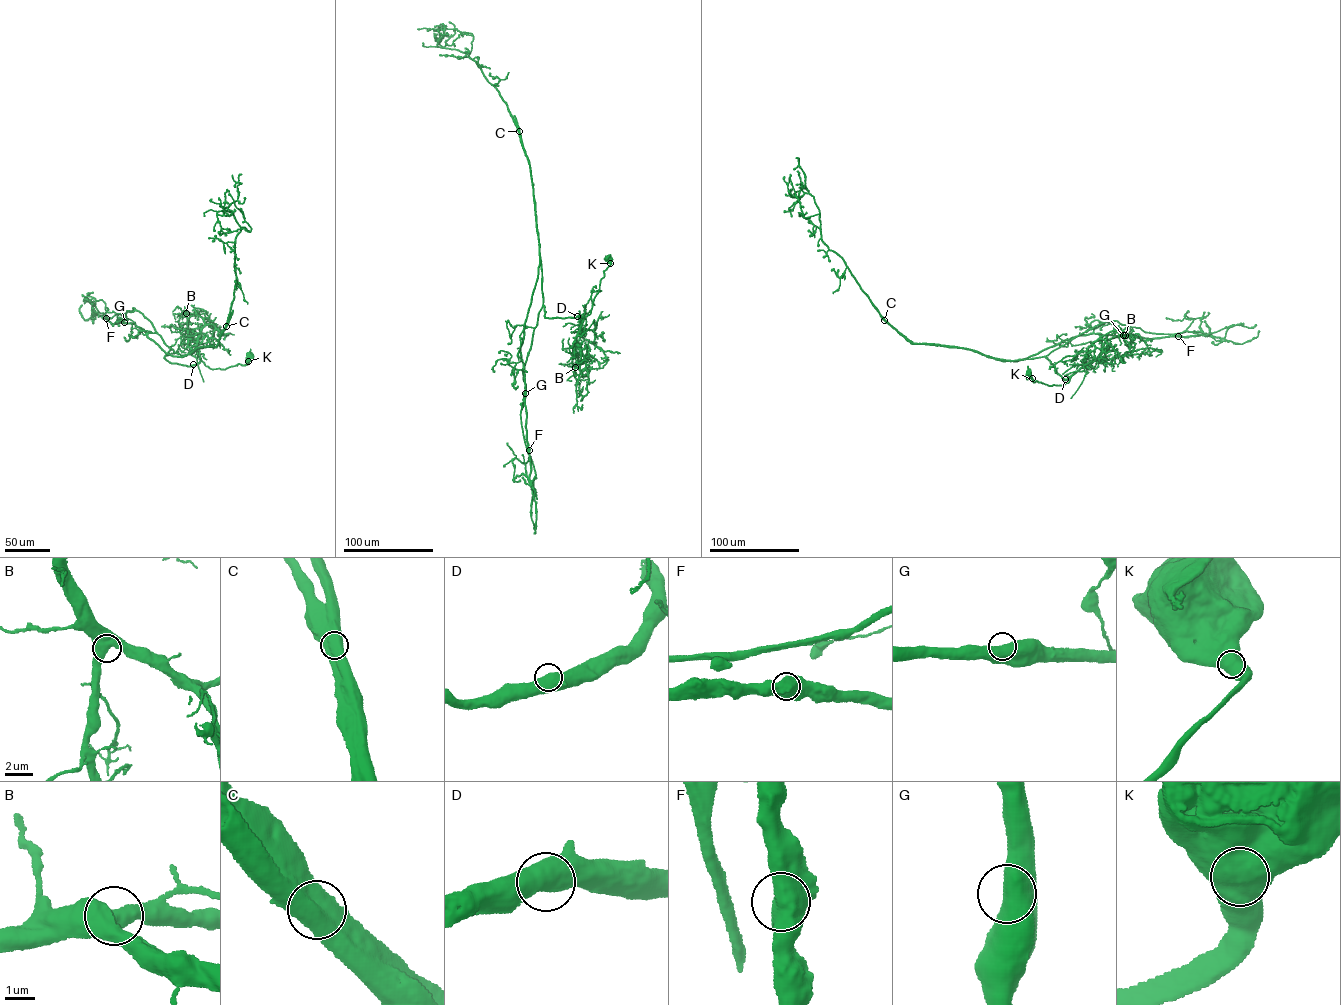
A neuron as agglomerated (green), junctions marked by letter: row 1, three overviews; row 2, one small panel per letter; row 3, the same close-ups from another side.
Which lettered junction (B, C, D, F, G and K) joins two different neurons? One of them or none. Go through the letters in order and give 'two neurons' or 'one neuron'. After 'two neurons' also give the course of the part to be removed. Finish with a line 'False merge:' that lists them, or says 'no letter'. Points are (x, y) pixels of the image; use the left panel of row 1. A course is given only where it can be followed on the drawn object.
B: one neuron
C: two neurons; foreign part runs (226, 326), (216, 346), (177, 356), (134, 323), (112, 323), (95, 313), (84, 320), (82, 304)
D: one neuron
F: one neuron
G: one neuron
K: one neuron
False merge: C

